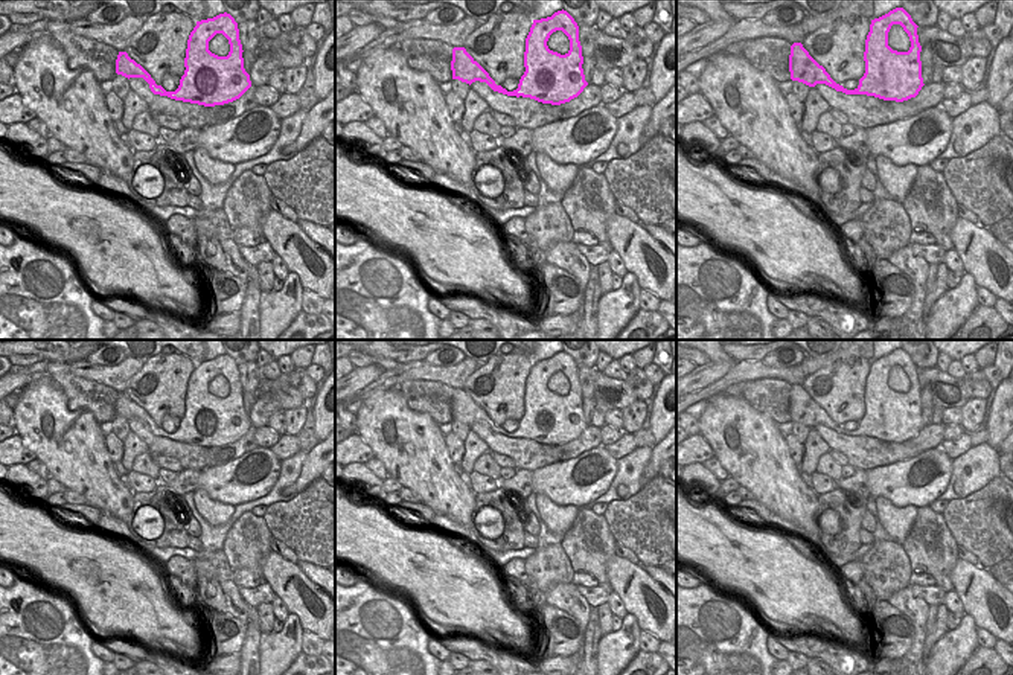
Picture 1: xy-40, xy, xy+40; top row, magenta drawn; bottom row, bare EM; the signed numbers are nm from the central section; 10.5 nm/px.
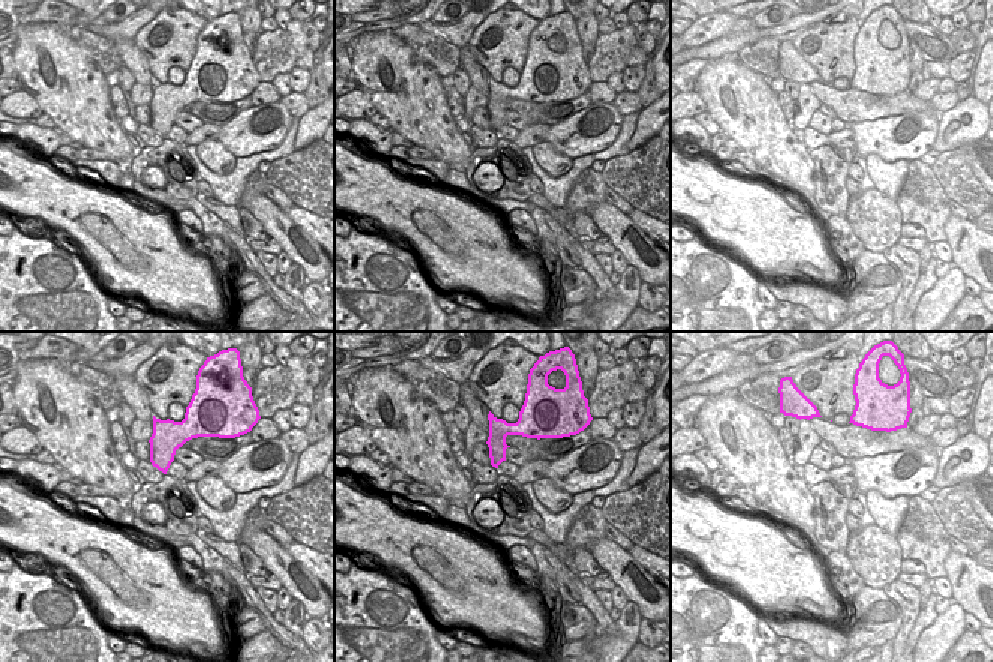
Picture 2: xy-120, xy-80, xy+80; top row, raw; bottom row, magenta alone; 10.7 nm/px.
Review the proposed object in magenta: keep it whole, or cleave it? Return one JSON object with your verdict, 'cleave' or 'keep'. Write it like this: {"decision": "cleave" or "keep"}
{"decision": "keep"}

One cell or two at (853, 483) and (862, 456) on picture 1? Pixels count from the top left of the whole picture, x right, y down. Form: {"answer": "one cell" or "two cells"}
{"answer": "two cells"}

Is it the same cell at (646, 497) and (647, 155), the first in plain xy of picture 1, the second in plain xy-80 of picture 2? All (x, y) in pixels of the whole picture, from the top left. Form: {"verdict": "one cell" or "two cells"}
{"verdict": "one cell"}

